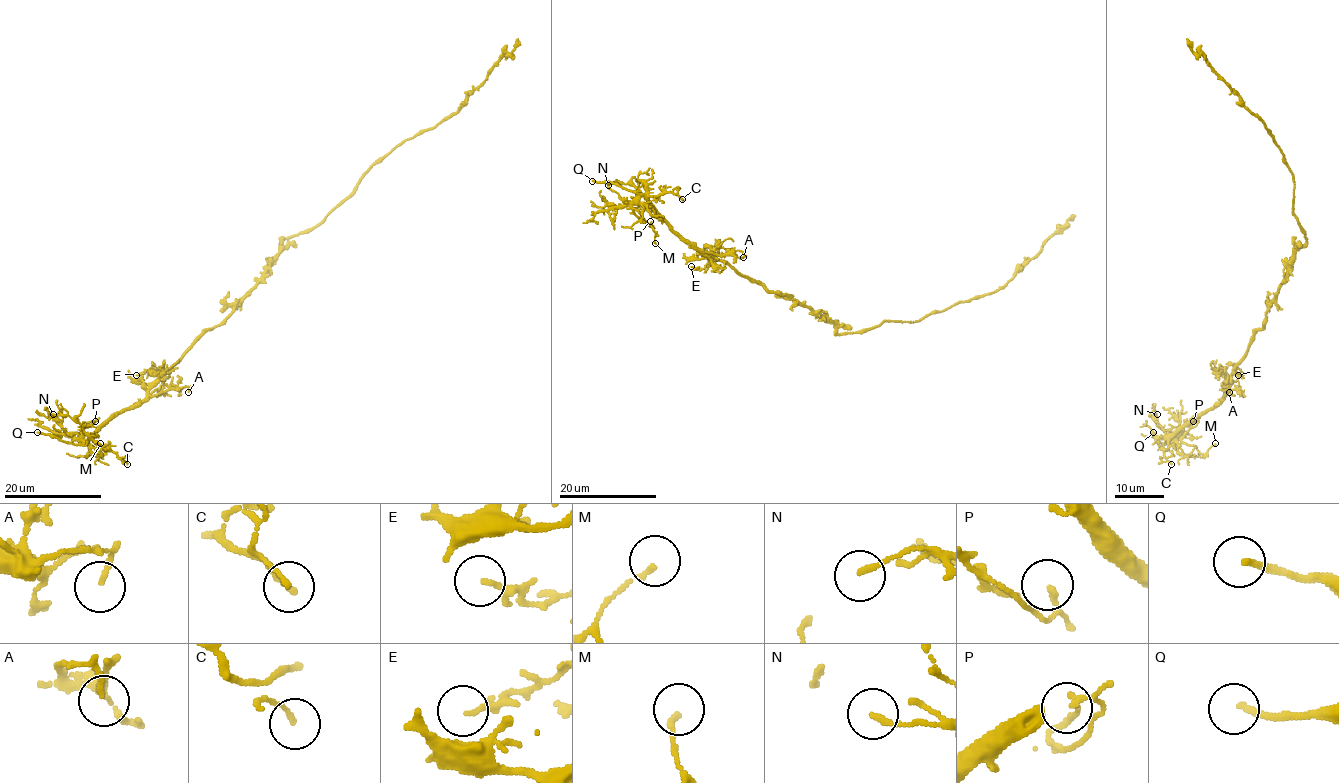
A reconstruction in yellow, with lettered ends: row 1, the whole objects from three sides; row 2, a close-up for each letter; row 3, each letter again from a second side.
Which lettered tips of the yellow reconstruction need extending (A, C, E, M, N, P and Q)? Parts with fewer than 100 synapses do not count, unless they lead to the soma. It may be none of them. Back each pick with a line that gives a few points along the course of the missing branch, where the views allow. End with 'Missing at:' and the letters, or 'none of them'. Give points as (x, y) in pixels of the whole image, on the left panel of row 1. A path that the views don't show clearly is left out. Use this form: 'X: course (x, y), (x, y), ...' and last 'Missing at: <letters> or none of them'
Missing at: Q

